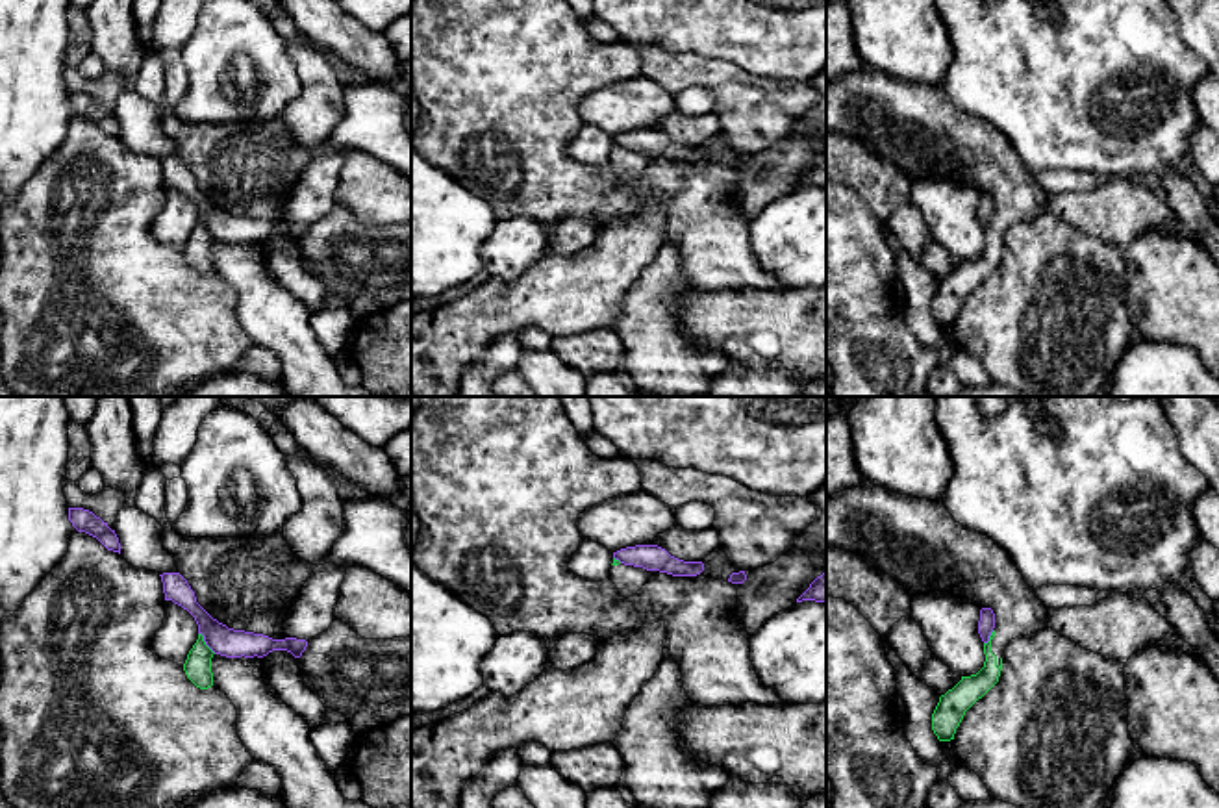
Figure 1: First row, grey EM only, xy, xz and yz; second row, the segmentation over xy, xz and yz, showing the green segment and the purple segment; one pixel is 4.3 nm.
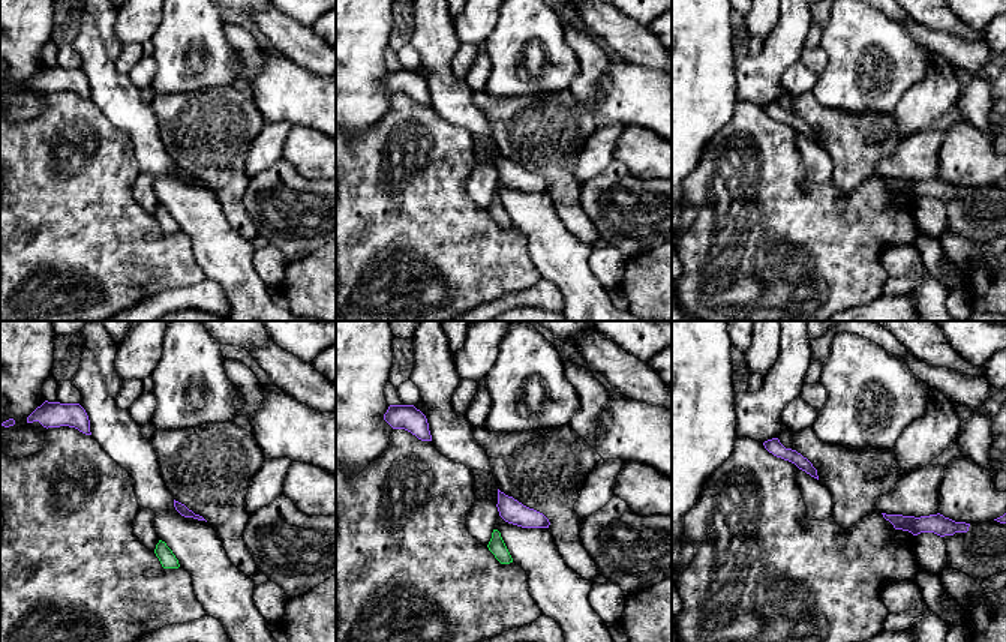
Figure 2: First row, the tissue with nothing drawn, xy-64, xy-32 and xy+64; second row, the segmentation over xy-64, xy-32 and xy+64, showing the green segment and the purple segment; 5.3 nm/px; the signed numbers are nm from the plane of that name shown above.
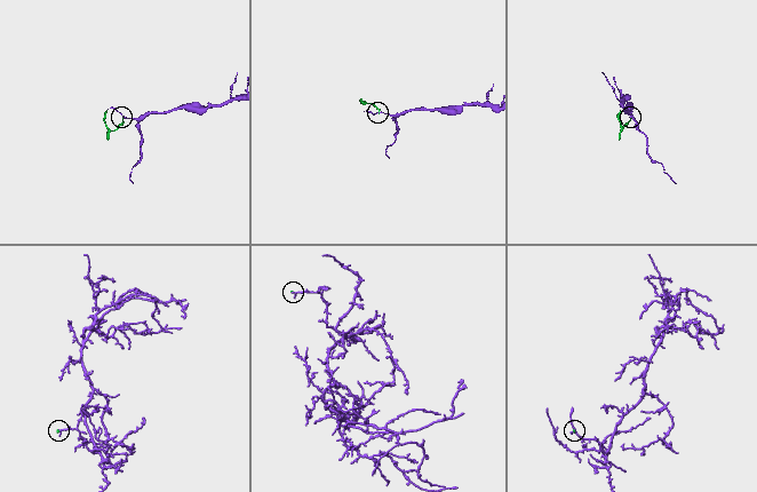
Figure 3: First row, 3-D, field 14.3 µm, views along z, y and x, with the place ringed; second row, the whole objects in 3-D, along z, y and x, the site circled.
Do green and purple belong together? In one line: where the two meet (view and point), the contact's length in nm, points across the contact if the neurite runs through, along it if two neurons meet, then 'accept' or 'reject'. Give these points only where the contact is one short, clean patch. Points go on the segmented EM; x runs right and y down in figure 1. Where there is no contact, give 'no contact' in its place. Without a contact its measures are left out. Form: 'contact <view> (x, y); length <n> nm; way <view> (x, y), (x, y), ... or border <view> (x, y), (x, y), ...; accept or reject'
contact xy (204, 643); length 120 nm; border xy (199, 632), (215, 653); reject

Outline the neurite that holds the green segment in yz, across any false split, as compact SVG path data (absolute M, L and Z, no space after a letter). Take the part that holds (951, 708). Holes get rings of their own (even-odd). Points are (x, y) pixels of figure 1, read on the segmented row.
M861 482L826 499L826 545L867 558L876 571L895 578L911 597L950 591L976 602L980 610L993 610L995 628L984 643L984 667L976 675L961 676L939 697L932 713L932 730L939 741L954 739L965 712L999 682L1006 645L1019 636L1047 628L1049 608L1024 582L1008 552L991 537L956 523L941 500L900 495Z

